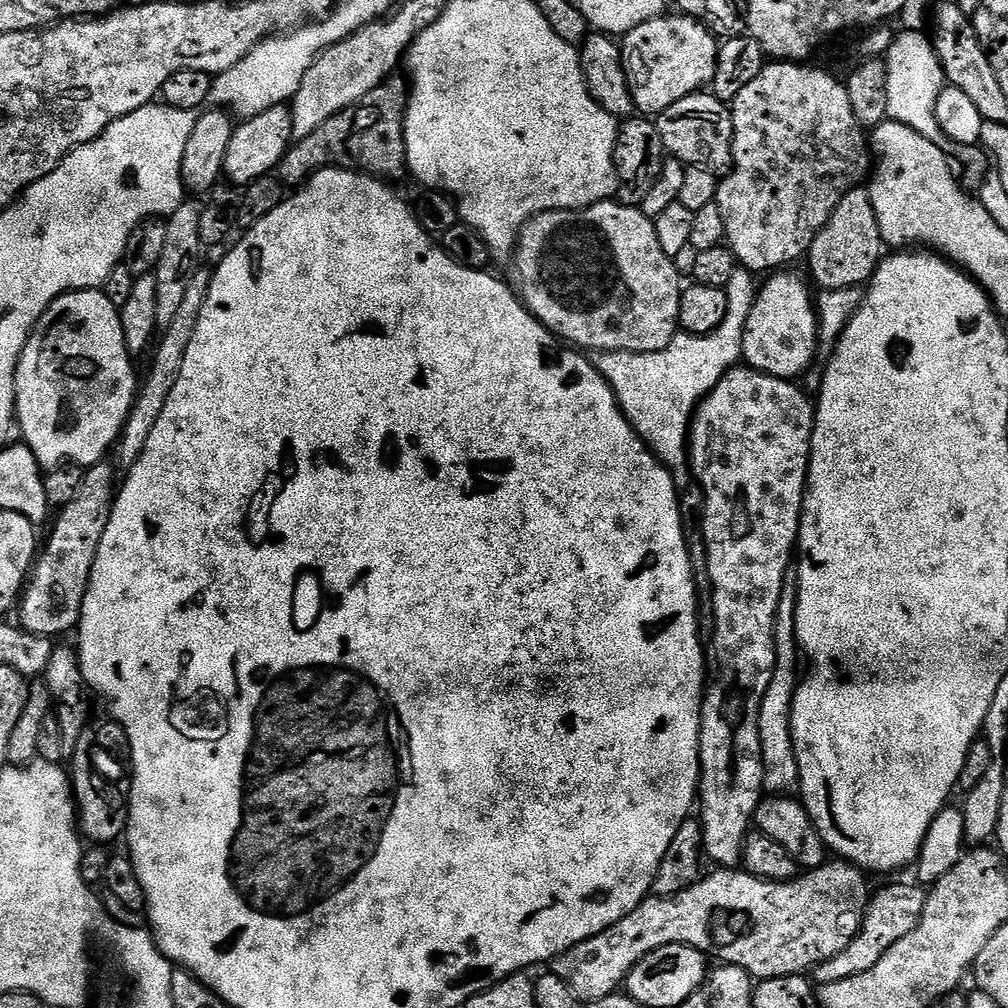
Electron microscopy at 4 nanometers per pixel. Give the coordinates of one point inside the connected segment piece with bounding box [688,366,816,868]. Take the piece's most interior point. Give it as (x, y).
(749, 448)

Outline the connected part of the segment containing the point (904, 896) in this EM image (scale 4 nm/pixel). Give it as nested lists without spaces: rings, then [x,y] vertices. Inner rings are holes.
[[[911,883],[892,884],[889,888],[878,889],[877,892],[875,889],[864,914],[864,926],[852,939],[850,946],[846,946],[825,964],[816,965],[814,980],[817,985],[842,982],[854,974],[866,974],[866,970],[877,965],[878,960],[896,942],[902,942],[902,938],[906,938],[906,934],[910,934],[910,930],[918,926],[918,922],[924,916],[924,908],[928,905],[928,898],[925,889],[919,883]]]

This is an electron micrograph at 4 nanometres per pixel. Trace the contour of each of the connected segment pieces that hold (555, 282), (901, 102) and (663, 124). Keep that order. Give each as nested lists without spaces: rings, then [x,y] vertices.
[[[615,199],[604,200],[589,208],[582,208],[570,212],[541,212],[539,216],[533,216],[520,231],[520,239],[517,240],[514,249],[514,261],[516,260],[516,276],[520,279],[518,295],[524,302],[524,307],[561,341],[569,340],[569,345],[580,350],[587,350],[592,354],[601,352],[660,352],[668,343],[676,337],[680,322],[680,272],[676,269],[677,261],[662,250],[658,242],[658,230],[653,217],[644,213],[643,207],[631,208],[617,202]]]
[[[909,30],[901,31],[901,33],[901,36],[897,35],[893,39],[886,53],[888,66],[886,70],[886,110],[888,111],[888,119],[902,122],[906,126],[910,126],[910,130],[918,130],[918,134],[922,134],[924,138],[930,138],[937,142],[943,141],[945,135],[942,126],[938,122],[938,114],[936,113],[938,98],[946,87],[940,59],[936,49],[932,46],[931,39],[927,35],[924,35],[921,31]]]
[[[711,94],[687,96],[661,112],[655,121],[658,134],[662,134],[664,151],[671,159],[689,168],[709,171],[717,178],[723,178],[732,171],[734,122],[732,109],[725,101]]]

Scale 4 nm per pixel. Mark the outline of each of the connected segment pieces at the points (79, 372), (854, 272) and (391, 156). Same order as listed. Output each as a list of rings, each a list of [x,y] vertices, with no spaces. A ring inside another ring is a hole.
[[[84,288],[80,292],[65,292],[59,296],[53,304],[42,314],[42,318],[36,321],[36,326],[32,330],[32,337],[26,342],[24,352],[20,355],[20,361],[16,367],[16,414],[15,419],[20,425],[20,434],[23,443],[34,452],[37,461],[44,470],[59,468],[61,464],[78,464],[87,470],[94,464],[99,464],[105,459],[104,456],[113,451],[114,445],[120,439],[120,431],[124,428],[126,418],[132,409],[132,403],[136,401],[138,391],[138,376],[136,380],[136,368],[132,365],[133,353],[128,351],[126,338],[122,334],[122,318],[120,309],[106,298],[102,290],[95,288]]]
[[[861,186],[850,190],[850,194],[846,194],[846,198],[838,202],[834,214],[830,214],[826,226],[822,226],[822,230],[808,247],[807,275],[810,280],[812,275],[811,283],[825,292],[859,288],[871,281],[885,256],[886,245],[882,230],[878,230],[878,214],[874,214],[867,187]]]
[[[393,79],[379,88],[375,88],[363,100],[361,110],[339,112],[330,118],[314,134],[296,140],[288,150],[286,168],[296,172],[301,168],[304,174],[321,172],[323,168],[347,168],[350,172],[358,172],[377,177],[385,182],[396,182],[400,175],[405,175],[408,167],[408,151],[404,137],[404,112],[380,112],[383,108],[396,108],[405,103],[406,84]]]

